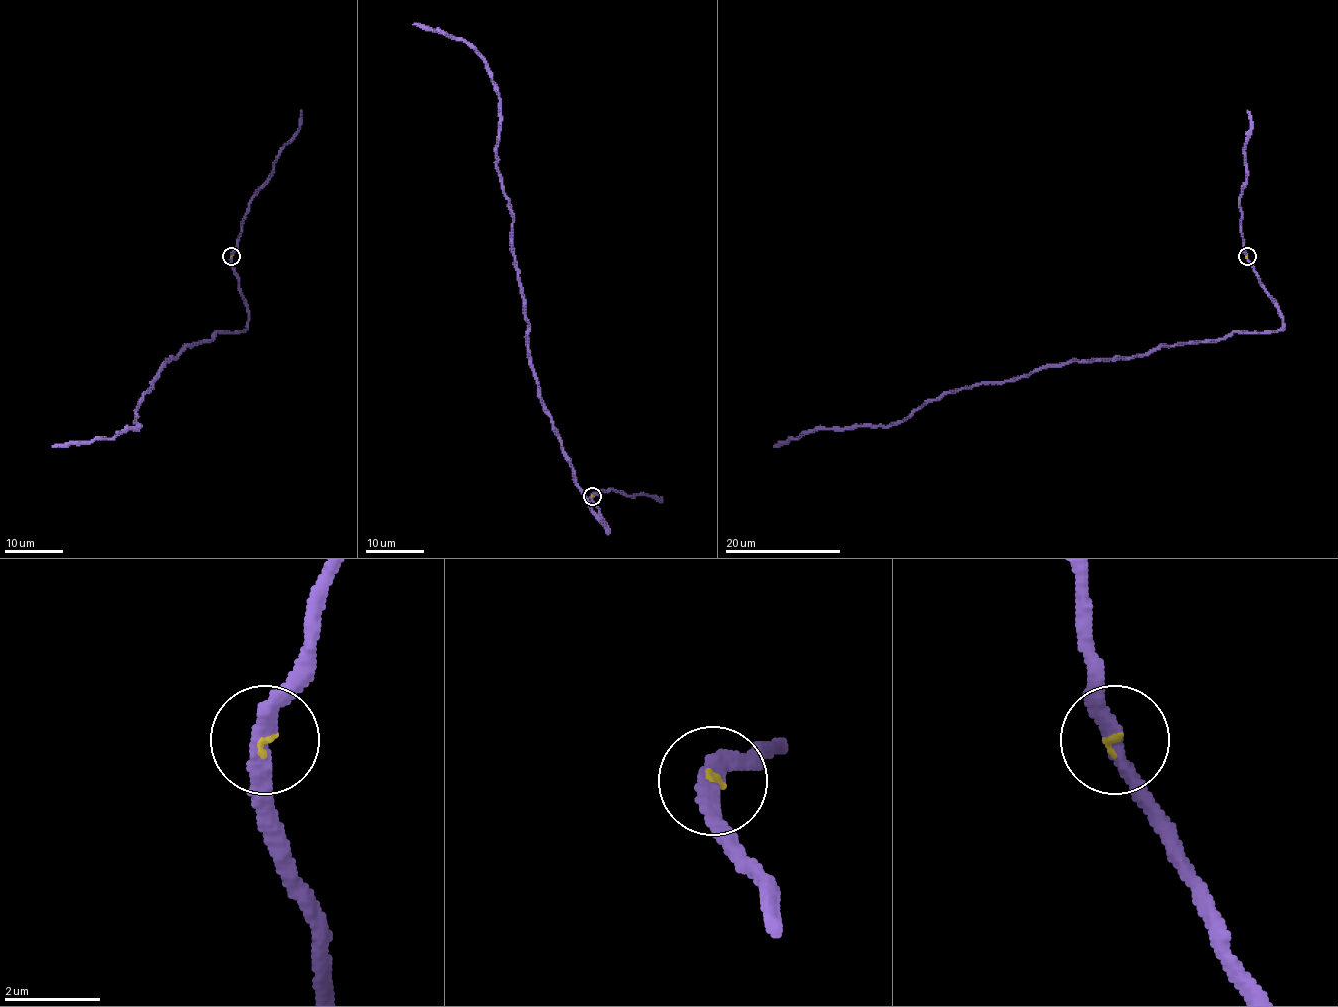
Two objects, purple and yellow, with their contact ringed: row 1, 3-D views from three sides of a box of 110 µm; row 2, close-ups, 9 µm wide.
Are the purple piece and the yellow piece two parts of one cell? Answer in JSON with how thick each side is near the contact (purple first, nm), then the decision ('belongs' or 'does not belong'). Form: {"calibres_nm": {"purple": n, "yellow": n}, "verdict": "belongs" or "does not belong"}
{"calibres_nm": {"purple": 320, "yellow": 70}, "verdict": "belongs"}

